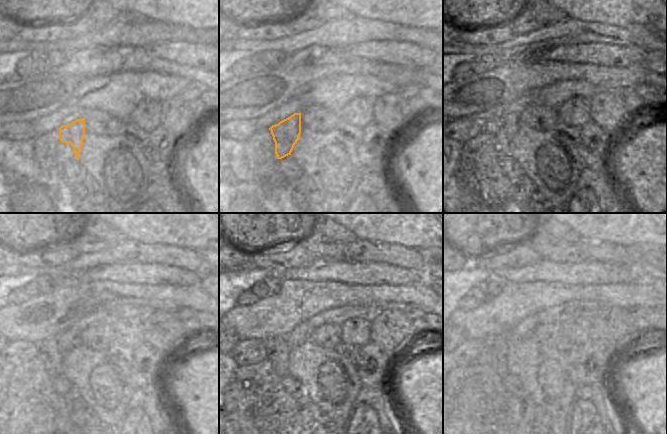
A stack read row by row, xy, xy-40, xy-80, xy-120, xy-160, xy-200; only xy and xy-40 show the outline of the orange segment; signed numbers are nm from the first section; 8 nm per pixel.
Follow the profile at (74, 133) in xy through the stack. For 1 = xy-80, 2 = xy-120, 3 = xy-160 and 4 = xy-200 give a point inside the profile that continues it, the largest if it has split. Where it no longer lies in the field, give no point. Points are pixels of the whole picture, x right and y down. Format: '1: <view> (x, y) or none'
1: xy-80 (512, 121)
2: xy-120 (68, 339)
3: xy-160 (302, 333)
4: xy-200 (526, 327)

